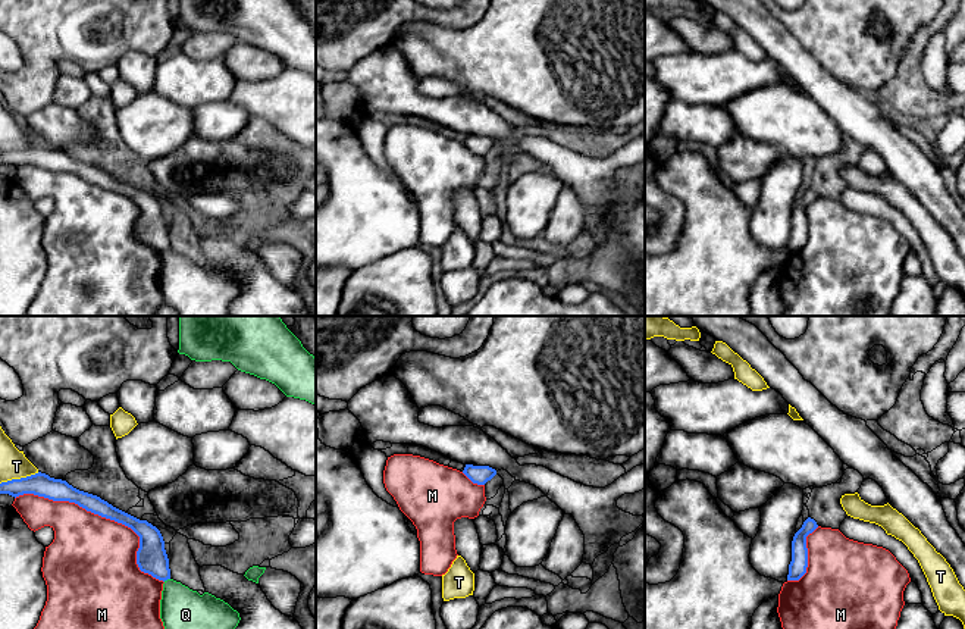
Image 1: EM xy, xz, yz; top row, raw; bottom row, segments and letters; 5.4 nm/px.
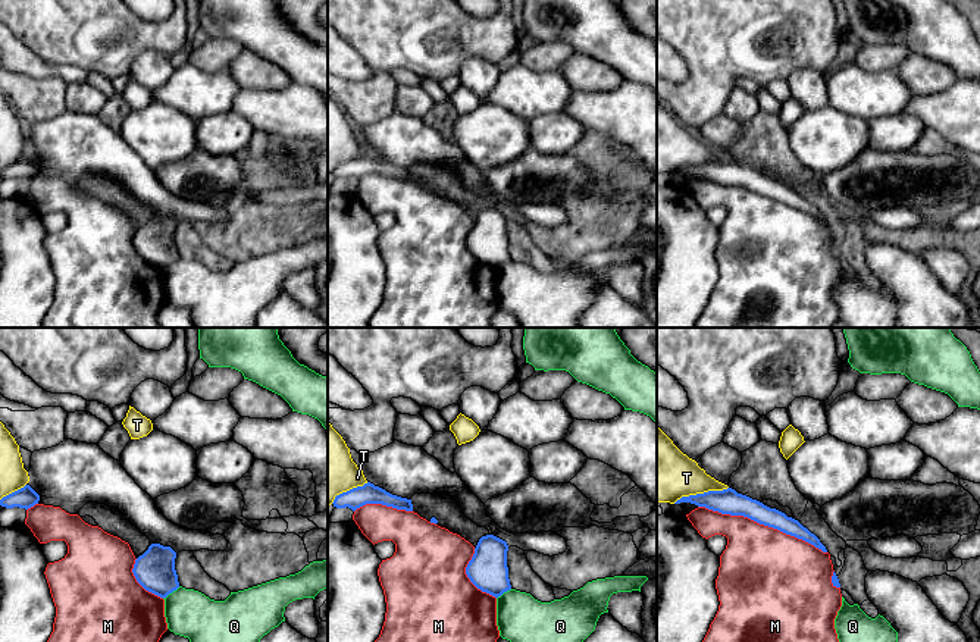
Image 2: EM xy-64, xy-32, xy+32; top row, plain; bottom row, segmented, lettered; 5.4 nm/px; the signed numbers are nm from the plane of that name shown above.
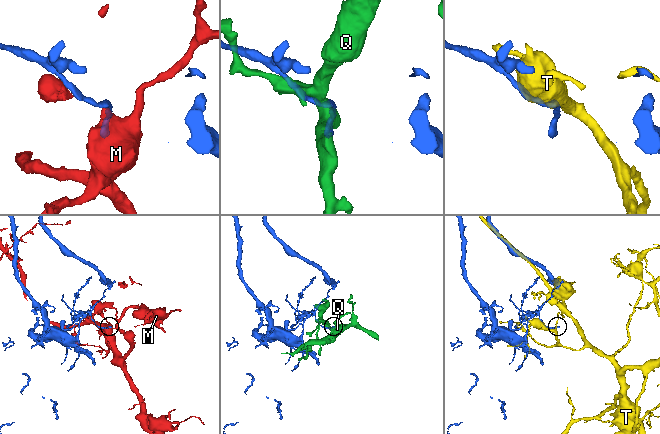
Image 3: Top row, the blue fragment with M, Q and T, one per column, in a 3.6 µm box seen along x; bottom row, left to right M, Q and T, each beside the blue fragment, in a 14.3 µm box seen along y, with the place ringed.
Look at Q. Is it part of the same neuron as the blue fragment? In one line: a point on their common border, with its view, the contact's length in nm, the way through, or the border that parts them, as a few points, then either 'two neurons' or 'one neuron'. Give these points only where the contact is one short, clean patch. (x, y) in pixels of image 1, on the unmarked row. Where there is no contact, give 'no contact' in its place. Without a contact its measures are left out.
contact xy (166, 250); length 40 nm; border xy (169, 249), (163, 252); two neurons

